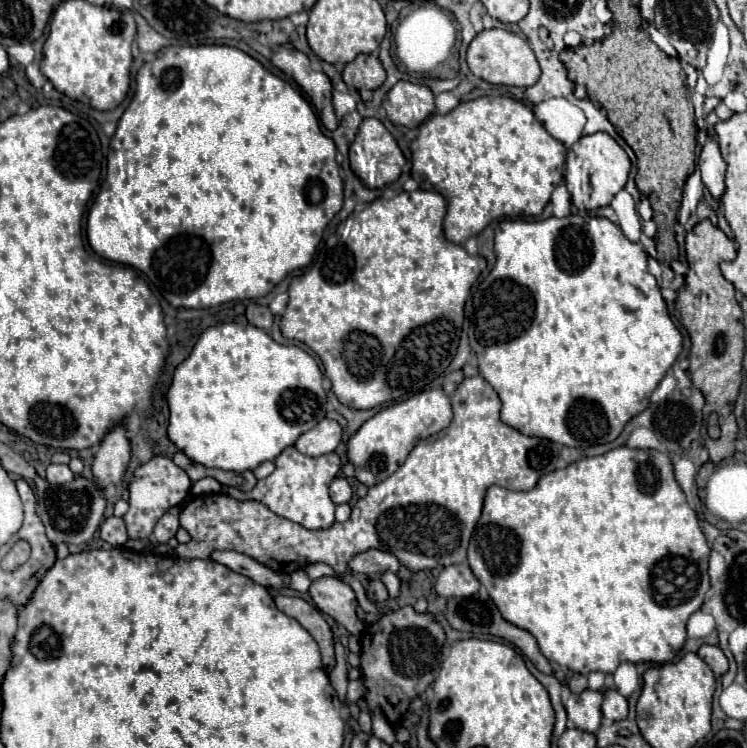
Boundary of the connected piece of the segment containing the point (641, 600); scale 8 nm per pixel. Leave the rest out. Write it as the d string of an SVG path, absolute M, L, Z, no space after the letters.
M615 448L607 454L587 457L579 454L573 462L567 462L561 451L553 472L545 474L531 492L513 492L501 486L491 486L485 496L483 514L477 522L477 528L469 542L467 560L477 576L477 580L487 588L491 600L497 604L503 618L537 638L541 652L547 660L553 660L559 666L567 666L569 670L587 676L593 670L599 672L615 672L621 662L671 662L675 654L683 648L687 640L685 624L693 612L697 612L705 600L709 590L709 546L705 534L699 528L695 510L687 504L687 498L673 476L673 464L665 452L657 450L635 450L635 448Z

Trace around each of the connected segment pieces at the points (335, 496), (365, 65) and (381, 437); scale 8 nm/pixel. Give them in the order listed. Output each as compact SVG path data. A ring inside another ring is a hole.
M335 478L331 482L331 500L335 504L343 504L343 502L351 500L351 486L345 478Z
M359 54L345 66L343 80L351 90L375 90L385 82L385 70L375 54Z
M443 388L423 390L407 398L405 402L397 402L389 408L383 408L373 418L369 418L357 430L357 434L353 434L347 442L347 458L355 466L357 480L363 482L365 486L375 486L383 482L405 462L405 458L409 456L409 452L419 440L447 428L451 418L453 418L451 400L443 392ZM373 456L375 456L375 464L373 464Z

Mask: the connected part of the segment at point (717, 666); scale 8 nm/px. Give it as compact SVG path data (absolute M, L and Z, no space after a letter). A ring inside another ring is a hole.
M703 644L697 654L709 664L709 668L713 670L715 676L723 676L723 674L729 670L729 662L727 662L727 658L725 658L725 654L721 652L719 646Z

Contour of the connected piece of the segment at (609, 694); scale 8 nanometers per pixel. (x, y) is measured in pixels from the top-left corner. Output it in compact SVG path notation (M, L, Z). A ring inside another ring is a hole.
M605 690L603 692L603 716L609 720L623 720L629 712L627 698L619 694L617 690Z

